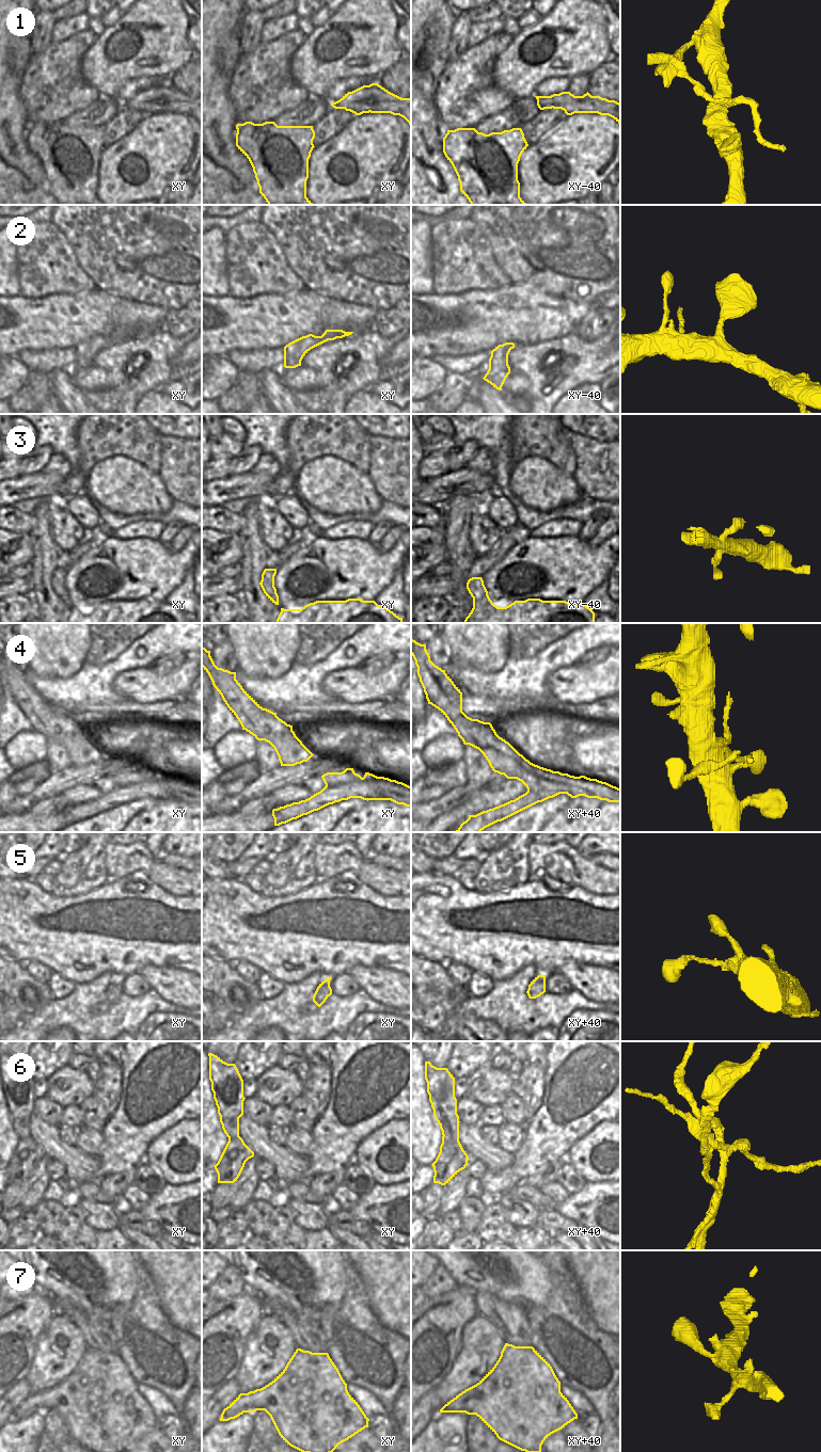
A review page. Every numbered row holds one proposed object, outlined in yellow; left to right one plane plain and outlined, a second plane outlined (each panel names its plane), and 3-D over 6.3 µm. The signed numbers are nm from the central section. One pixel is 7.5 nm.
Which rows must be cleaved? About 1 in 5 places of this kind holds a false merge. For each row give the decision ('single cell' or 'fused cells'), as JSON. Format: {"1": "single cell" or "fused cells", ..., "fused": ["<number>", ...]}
{"1": "fused cells", "2": "single cell", "3": "single cell", "4": "fused cells", "5": "single cell", "6": "fused cells", "7": "single cell", "fused": ["1", "4", "6"]}

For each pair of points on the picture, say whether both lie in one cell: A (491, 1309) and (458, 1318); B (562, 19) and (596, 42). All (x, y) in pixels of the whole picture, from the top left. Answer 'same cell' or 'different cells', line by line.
A: different cells
B: same cell

